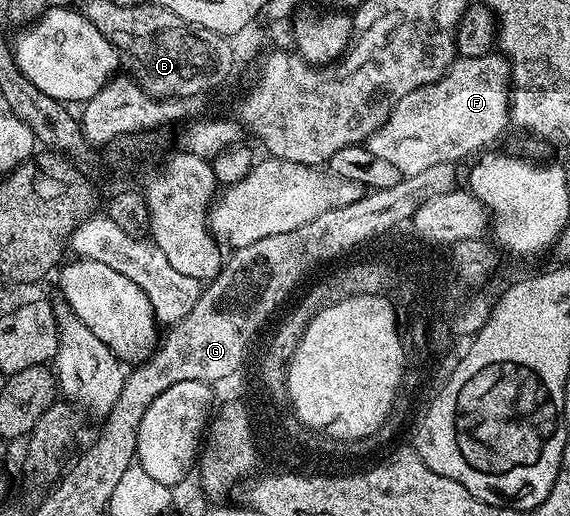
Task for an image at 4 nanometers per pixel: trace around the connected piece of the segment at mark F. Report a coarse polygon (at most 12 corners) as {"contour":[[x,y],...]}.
{"contour":[[459,56],[365,147],[403,177],[509,128],[511,65]]}

